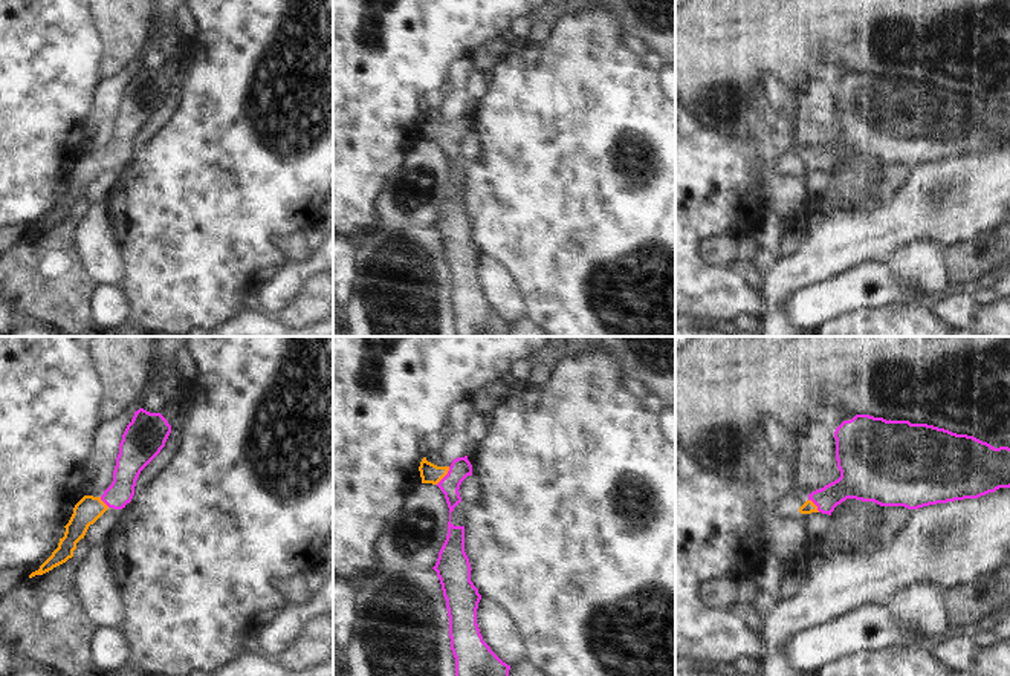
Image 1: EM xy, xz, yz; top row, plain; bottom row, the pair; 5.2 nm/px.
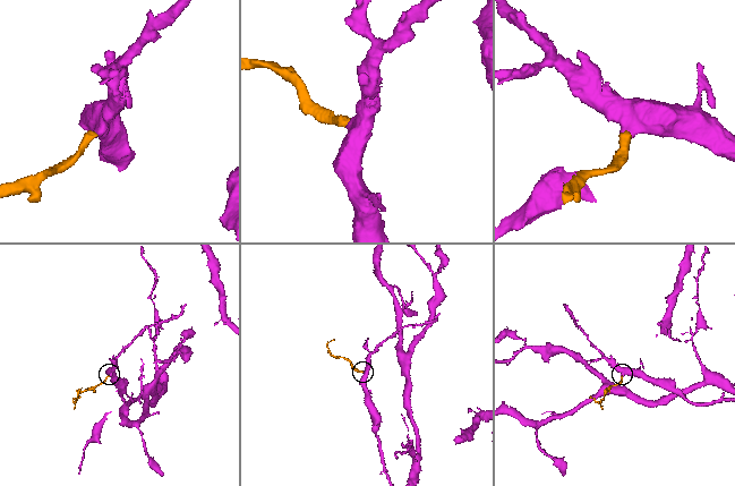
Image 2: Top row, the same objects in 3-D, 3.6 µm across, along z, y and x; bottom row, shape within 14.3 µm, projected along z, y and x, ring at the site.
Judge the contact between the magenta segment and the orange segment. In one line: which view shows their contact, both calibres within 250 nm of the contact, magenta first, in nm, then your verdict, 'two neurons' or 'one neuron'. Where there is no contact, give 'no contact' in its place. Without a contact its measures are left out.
xz | 110/110 nm | one neuron

